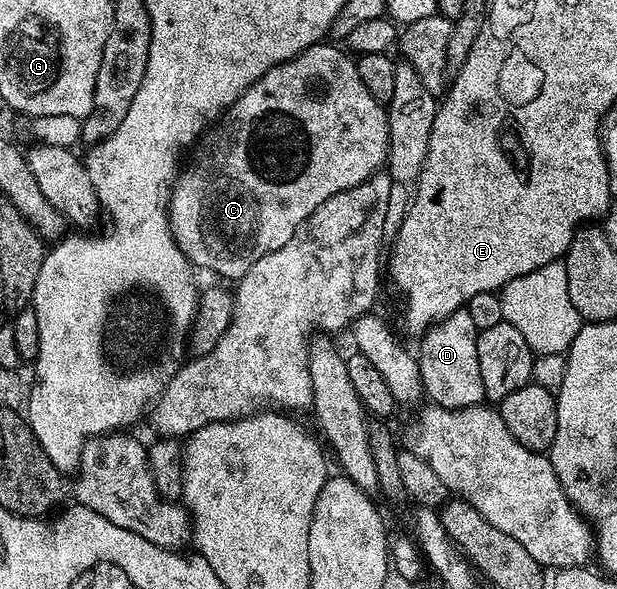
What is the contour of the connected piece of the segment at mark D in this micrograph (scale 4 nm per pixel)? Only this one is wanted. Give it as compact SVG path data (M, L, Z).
M464 309L454 311L433 327L426 328L416 358L422 389L431 404L451 409L477 407L486 399L484 381L480 381L480 361L476 361L478 333L472 317Z

